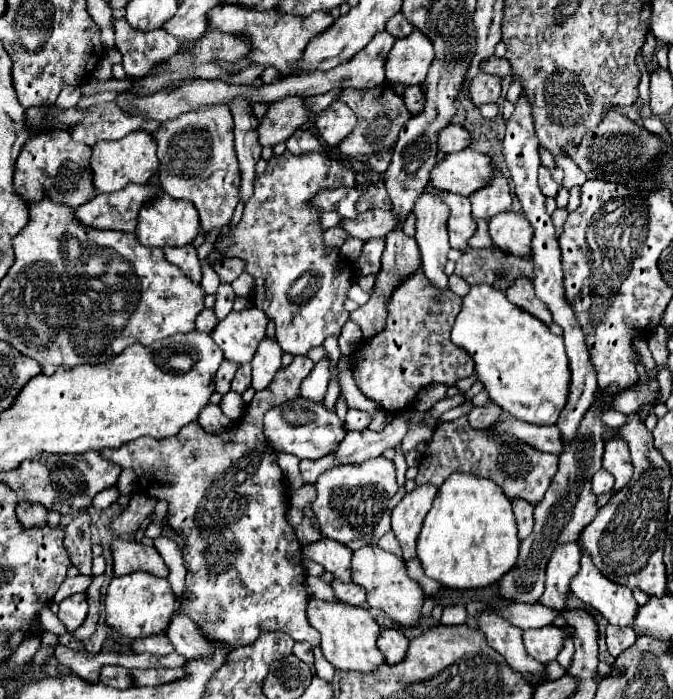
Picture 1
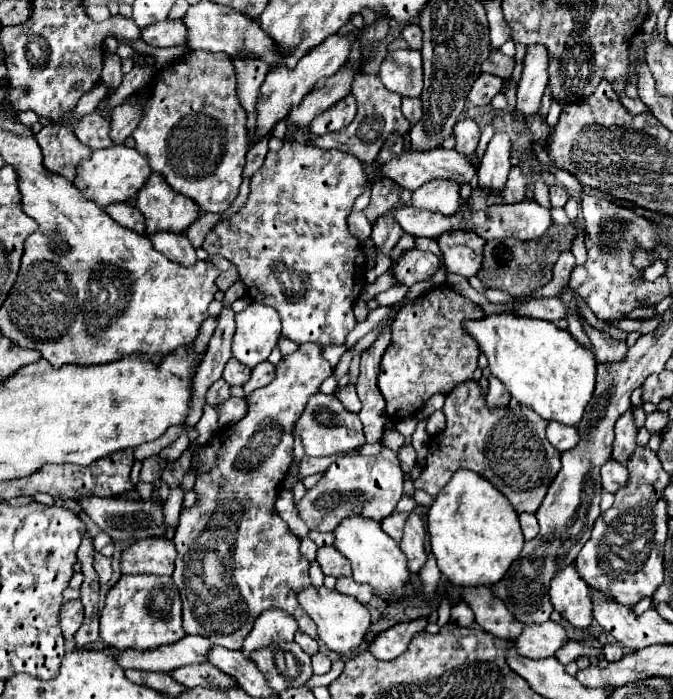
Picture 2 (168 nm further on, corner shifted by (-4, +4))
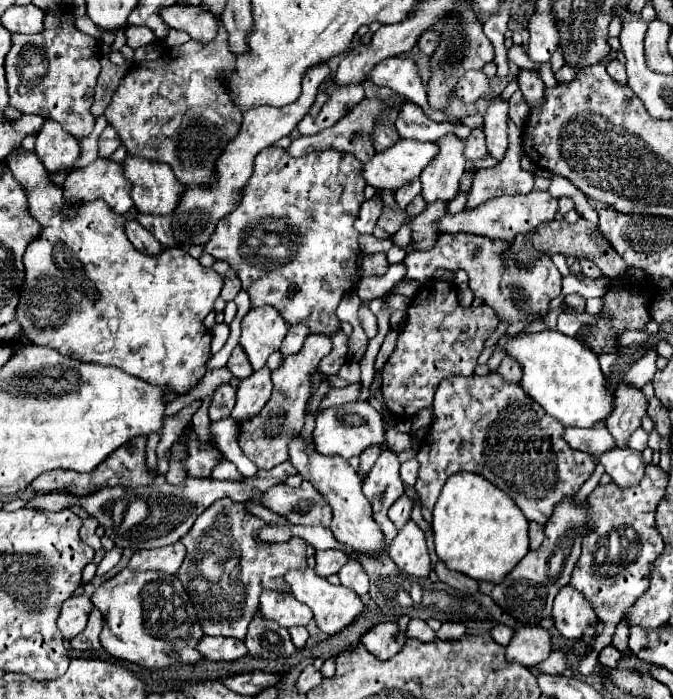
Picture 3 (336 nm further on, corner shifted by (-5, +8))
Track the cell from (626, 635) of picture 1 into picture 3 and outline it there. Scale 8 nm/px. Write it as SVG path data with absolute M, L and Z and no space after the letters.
M605 646L599 654L599 662L607 668L615 668L619 664L619 658L621 658L621 652L615 646Z

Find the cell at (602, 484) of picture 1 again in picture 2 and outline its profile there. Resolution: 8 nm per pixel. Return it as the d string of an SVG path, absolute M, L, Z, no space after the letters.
M608 460L604 466L602 466L602 486L606 492L616 492L620 488L624 488L628 484L628 478L630 478L630 472L626 466L618 464L616 460Z

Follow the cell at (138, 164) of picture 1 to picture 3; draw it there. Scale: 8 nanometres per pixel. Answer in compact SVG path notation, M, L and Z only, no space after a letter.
M97 158L85 168L71 170L65 178L65 202L105 200L117 214L133 208L131 186L121 170L121 162Z

